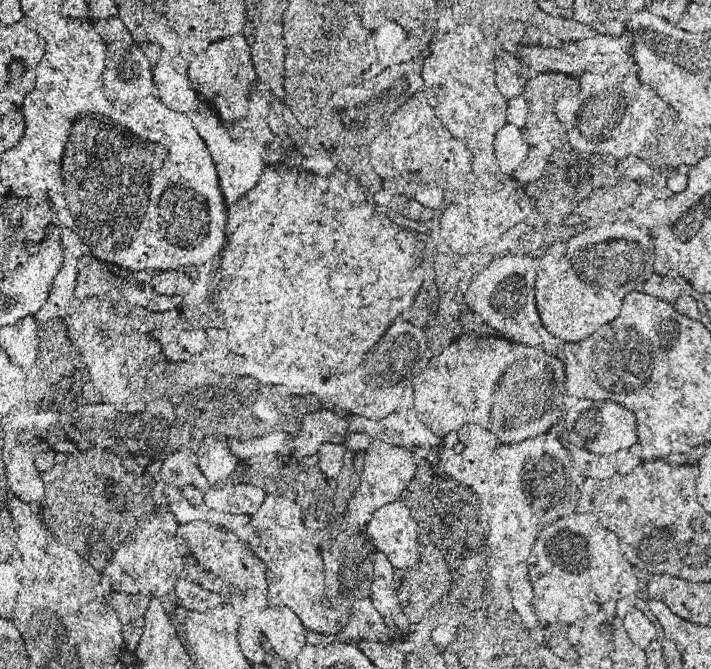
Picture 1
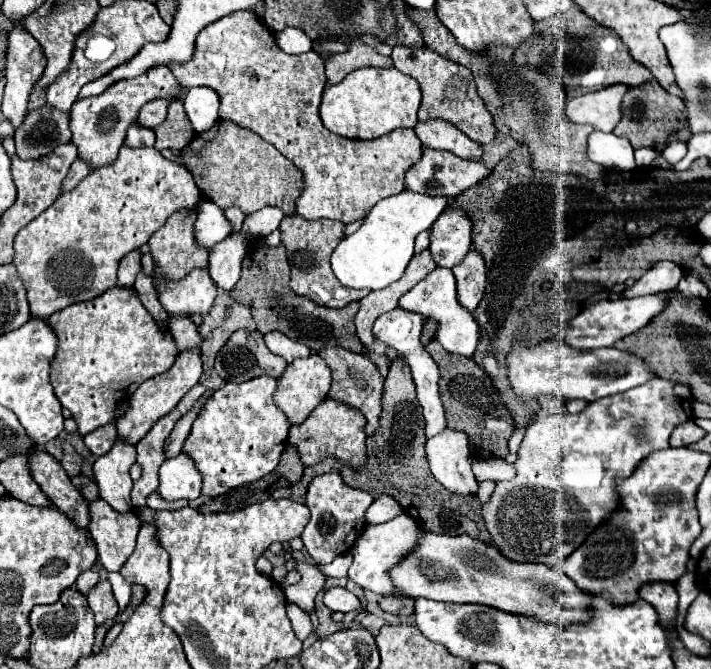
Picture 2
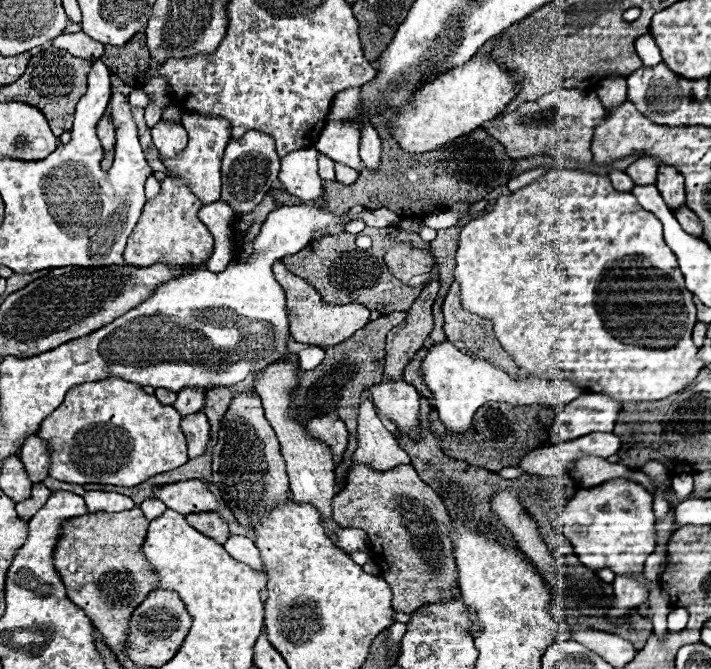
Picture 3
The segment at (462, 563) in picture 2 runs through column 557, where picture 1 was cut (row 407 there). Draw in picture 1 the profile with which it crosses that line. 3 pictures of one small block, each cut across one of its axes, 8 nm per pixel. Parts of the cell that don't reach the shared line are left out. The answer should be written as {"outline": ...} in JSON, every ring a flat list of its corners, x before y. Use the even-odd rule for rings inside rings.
{"outline":[[578,400,576,406,564,414,562,424,566,428,568,442,574,442,578,448,592,450,594,454,612,456,620,448,636,444,636,420,630,410,614,400]]}

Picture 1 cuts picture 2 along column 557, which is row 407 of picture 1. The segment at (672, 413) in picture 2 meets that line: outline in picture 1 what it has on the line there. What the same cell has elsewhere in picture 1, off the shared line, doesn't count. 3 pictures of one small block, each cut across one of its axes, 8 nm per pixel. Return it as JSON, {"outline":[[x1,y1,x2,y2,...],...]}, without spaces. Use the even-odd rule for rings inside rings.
{"outline":[[460,336,440,354,430,358,428,364,422,364,414,378,414,410,420,414,420,420,440,436,460,428,464,422,474,422,488,428,502,444,522,442,552,430,564,416,566,398,566,372,560,358,554,358,554,354,546,354,534,346,522,346,506,338,492,336]]}

